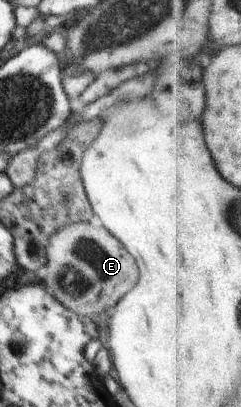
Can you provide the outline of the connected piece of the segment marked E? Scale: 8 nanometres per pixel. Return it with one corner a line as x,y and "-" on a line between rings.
72,222
50,236
46,247
44,285
72,313
92,316
108,313
137,283
138,268
123,245
103,226

